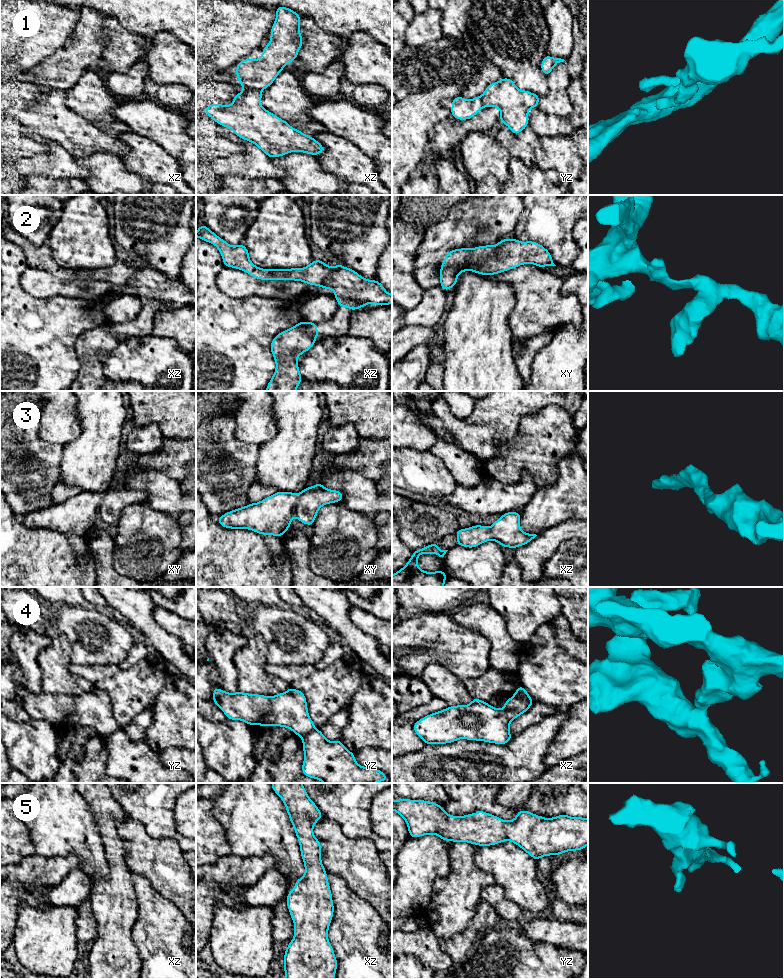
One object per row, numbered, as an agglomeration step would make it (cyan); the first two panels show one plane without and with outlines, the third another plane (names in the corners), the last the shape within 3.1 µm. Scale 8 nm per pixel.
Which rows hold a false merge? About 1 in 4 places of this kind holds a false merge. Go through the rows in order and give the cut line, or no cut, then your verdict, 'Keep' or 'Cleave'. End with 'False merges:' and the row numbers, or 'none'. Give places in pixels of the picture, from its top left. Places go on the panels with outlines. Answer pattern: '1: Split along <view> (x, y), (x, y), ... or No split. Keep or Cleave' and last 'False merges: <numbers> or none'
1: Split along yz (480, 96), (483, 106). Cleave
2: No split. Keep
3: No split. Keep
4: Split along xz (512, 696), (525, 698), (532, 703). Cleave
5: No split. Keep
False merges: 1, 4

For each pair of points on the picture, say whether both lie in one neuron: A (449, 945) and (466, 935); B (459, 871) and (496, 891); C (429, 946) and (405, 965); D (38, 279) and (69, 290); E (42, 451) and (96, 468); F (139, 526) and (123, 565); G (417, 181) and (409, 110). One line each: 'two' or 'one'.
A: one
B: two
C: two
D: one
E: two
F: one
G: two

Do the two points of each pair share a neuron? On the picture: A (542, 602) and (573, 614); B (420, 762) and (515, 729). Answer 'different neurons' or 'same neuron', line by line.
A: different neurons
B: different neurons

